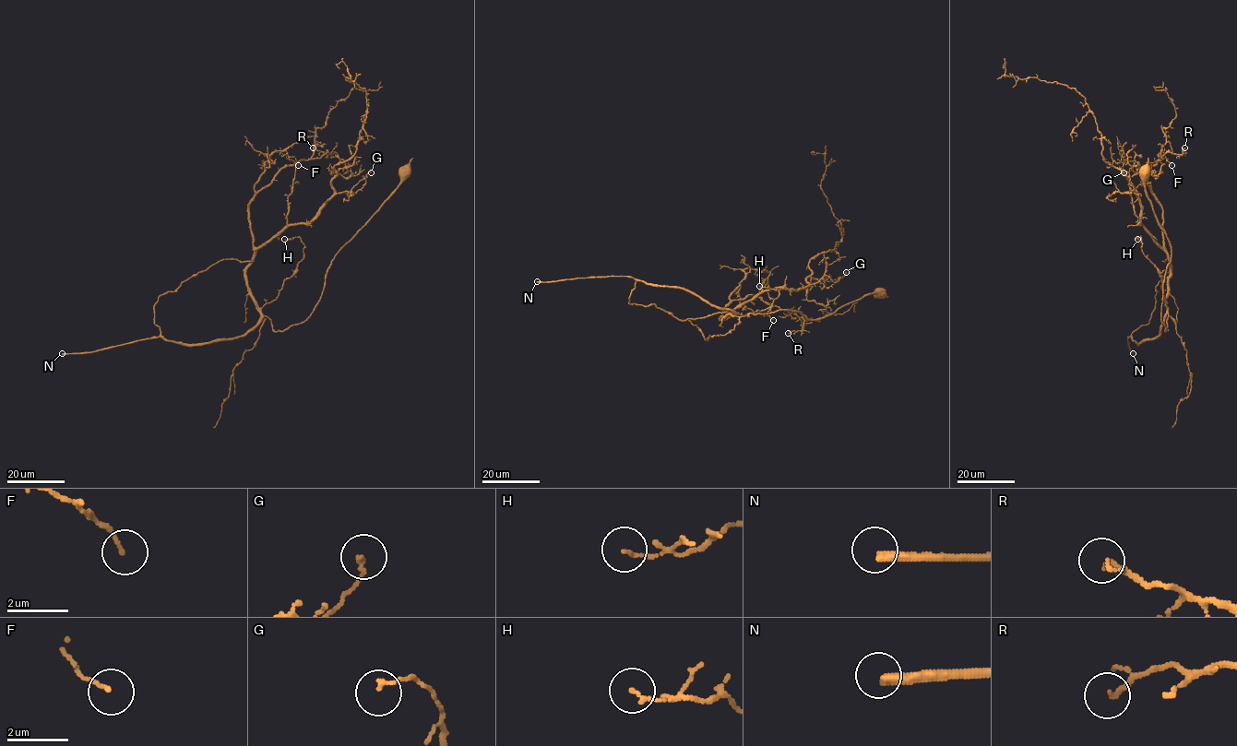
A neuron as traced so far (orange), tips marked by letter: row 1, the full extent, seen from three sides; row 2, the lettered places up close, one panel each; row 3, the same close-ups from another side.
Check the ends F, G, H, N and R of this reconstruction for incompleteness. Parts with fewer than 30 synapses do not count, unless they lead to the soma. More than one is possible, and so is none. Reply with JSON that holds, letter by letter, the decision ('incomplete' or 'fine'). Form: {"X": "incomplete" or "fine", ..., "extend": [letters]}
{"F": "fine", "G": "fine", "H": "fine", "N": "incomplete", "R": "fine", "extend": ["N"]}

